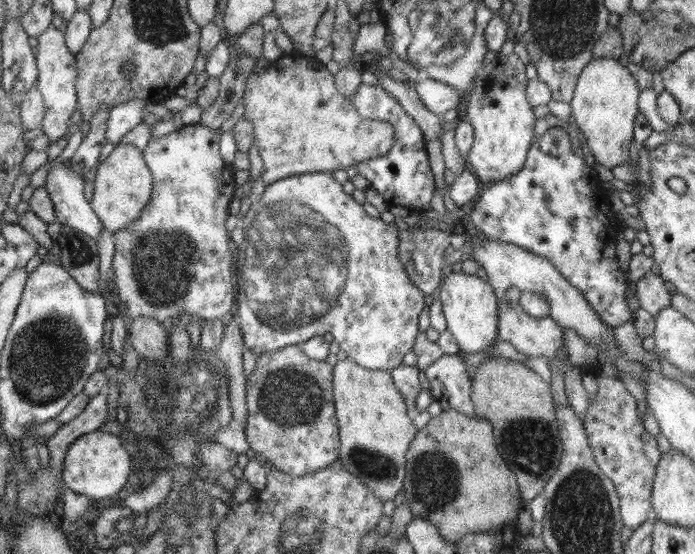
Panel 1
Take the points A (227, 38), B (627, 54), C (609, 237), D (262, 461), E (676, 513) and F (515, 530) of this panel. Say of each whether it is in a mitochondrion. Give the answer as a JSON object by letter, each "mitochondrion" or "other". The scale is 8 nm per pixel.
{"A":"other","B":"other","C":"other","D":"other","E":"other","F":"other"}

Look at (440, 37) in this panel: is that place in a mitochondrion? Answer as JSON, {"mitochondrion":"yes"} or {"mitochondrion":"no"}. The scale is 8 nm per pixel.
{"mitochondrion":"yes"}

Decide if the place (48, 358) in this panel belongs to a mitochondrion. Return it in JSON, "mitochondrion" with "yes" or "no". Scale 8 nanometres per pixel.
{"mitochondrion":"yes"}

